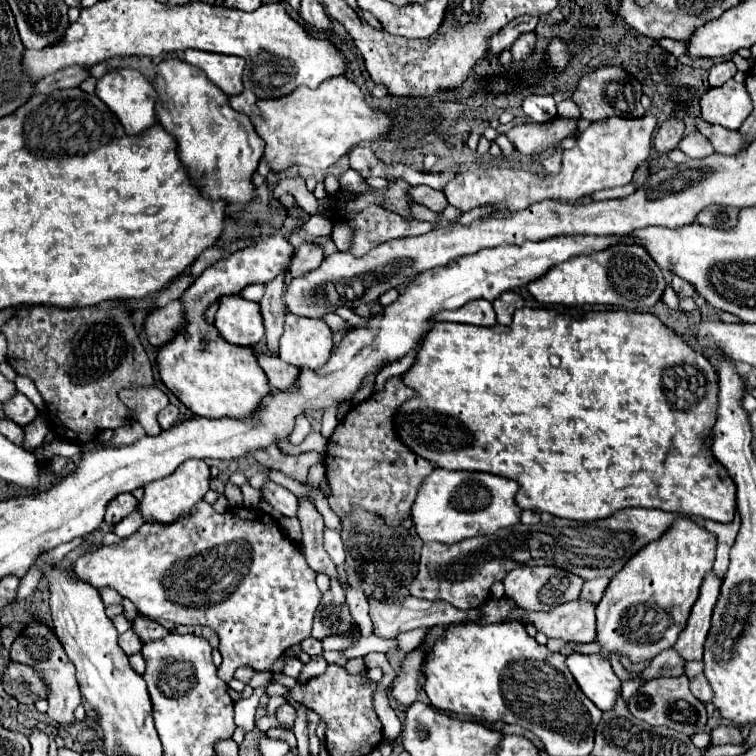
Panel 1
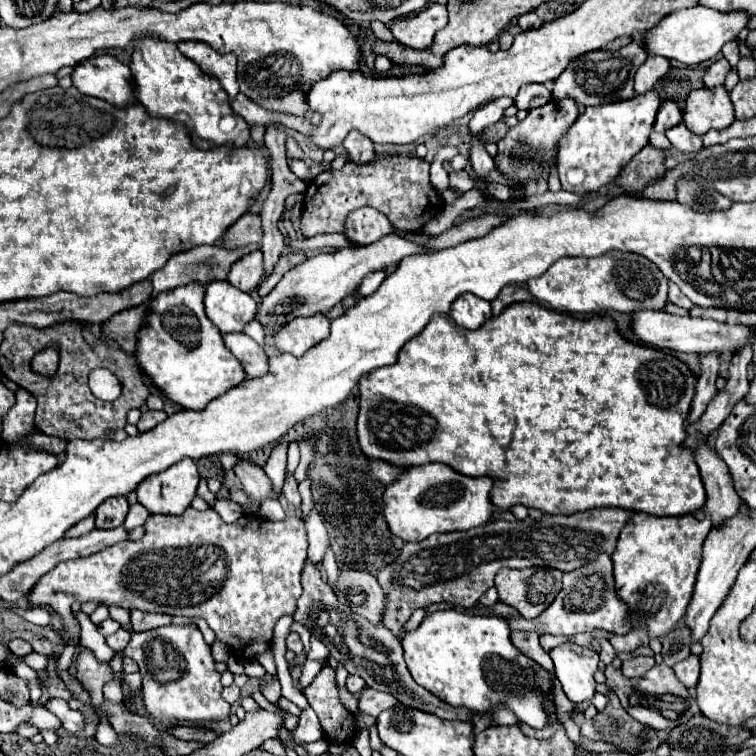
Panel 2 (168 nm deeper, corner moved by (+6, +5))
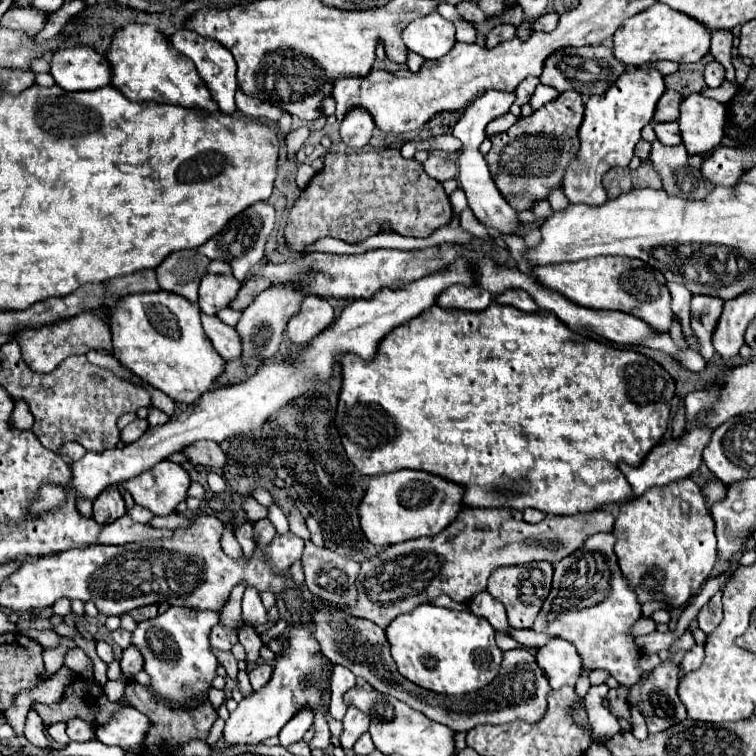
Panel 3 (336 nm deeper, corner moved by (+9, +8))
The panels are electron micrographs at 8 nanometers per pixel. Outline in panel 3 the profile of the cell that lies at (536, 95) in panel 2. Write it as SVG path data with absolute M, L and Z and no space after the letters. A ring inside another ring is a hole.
M525 78L525 80L517 86L517 90L515 90L515 104L517 104L517 106L527 104L529 98L531 98L531 94L535 92L535 86L537 86L537 84L539 84L539 78Z

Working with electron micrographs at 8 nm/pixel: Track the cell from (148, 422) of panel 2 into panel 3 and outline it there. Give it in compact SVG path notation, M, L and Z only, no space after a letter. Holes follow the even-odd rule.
M135 418L131 424L127 424L125 426L125 430L121 432L121 440L125 442L125 444L129 444L129 442L135 442L137 438L141 438L143 436L143 432L149 428L149 422L145 420L145 418Z

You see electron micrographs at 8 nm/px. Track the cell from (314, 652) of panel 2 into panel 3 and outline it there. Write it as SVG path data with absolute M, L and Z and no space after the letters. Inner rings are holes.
M329 690L323 692L323 698L315 710L315 736L311 740L311 748L327 748L329 740L331 740L331 732L327 726L327 710L329 710L329 702L331 702L331 694Z

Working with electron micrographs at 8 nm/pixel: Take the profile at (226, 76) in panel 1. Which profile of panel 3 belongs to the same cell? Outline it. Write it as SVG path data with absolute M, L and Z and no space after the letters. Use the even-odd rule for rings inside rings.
M179 30L171 36L171 44L175 50L179 50L181 54L185 54L187 58L191 58L199 70L199 76L203 78L203 82L207 84L207 88L211 90L211 96L217 100L219 108L223 114L237 114L237 106L235 106L235 92L237 92L237 64L235 58L229 54L229 50L225 46L221 46L215 40L207 40L191 30Z

